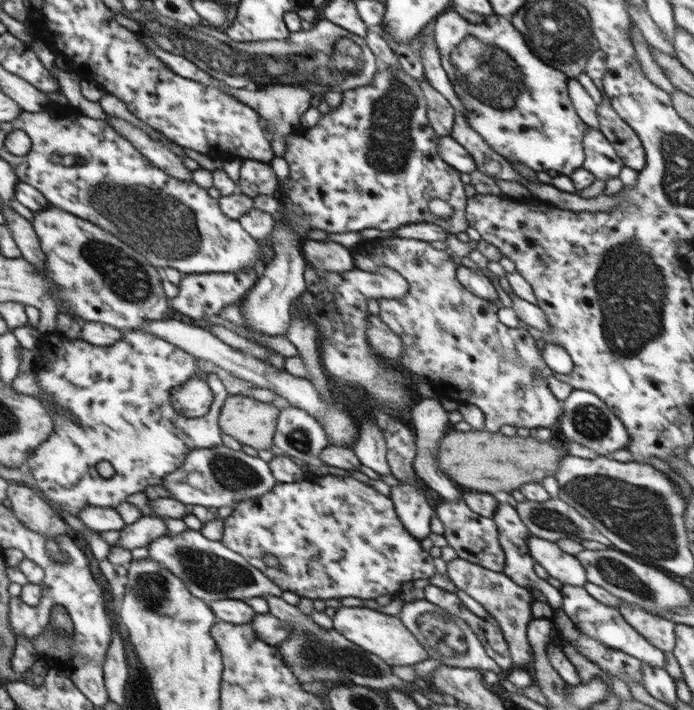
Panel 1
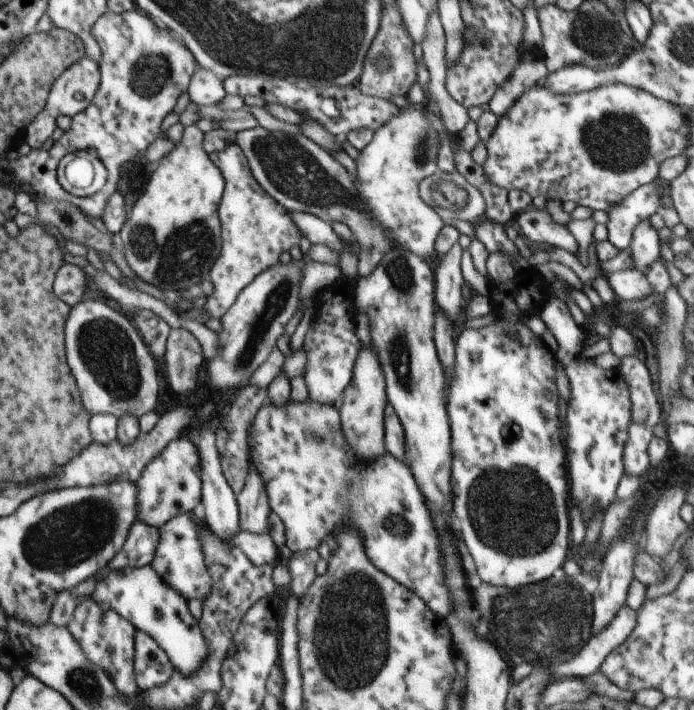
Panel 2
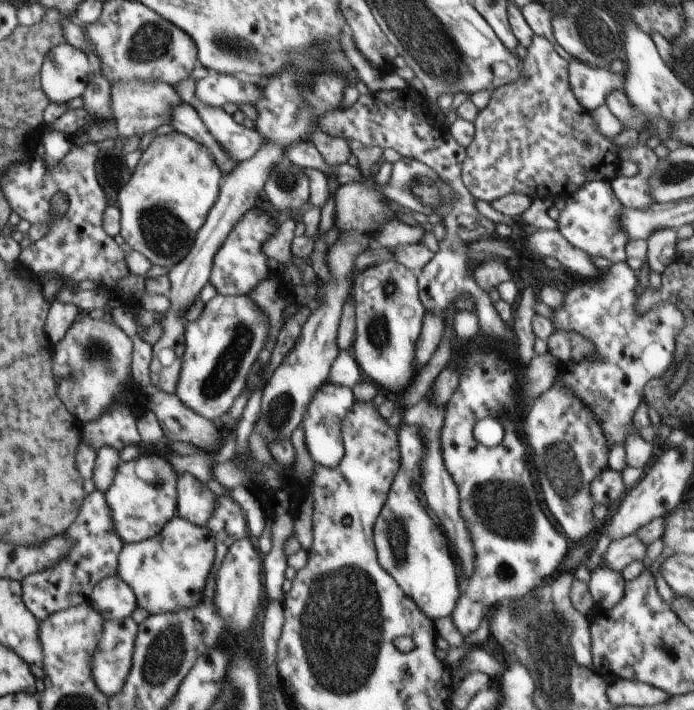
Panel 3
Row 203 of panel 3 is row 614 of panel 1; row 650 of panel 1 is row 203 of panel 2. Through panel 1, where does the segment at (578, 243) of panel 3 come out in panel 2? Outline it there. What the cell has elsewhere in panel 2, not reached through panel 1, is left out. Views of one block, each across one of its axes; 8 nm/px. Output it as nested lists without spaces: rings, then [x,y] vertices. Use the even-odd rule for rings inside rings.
[[[660,178],[653,180],[650,184],[641,186],[634,192],[631,192],[627,197],[624,197],[620,205],[606,211],[610,216],[610,220],[606,224],[608,229],[608,240],[614,244],[618,250],[622,251],[624,248],[630,246],[633,230],[642,219],[649,219],[654,213],[661,212],[663,191],[665,190],[663,185],[665,182],[668,181],[664,181]]]

